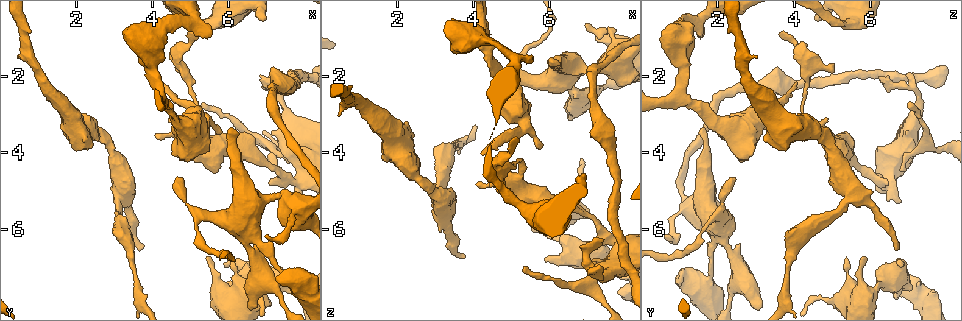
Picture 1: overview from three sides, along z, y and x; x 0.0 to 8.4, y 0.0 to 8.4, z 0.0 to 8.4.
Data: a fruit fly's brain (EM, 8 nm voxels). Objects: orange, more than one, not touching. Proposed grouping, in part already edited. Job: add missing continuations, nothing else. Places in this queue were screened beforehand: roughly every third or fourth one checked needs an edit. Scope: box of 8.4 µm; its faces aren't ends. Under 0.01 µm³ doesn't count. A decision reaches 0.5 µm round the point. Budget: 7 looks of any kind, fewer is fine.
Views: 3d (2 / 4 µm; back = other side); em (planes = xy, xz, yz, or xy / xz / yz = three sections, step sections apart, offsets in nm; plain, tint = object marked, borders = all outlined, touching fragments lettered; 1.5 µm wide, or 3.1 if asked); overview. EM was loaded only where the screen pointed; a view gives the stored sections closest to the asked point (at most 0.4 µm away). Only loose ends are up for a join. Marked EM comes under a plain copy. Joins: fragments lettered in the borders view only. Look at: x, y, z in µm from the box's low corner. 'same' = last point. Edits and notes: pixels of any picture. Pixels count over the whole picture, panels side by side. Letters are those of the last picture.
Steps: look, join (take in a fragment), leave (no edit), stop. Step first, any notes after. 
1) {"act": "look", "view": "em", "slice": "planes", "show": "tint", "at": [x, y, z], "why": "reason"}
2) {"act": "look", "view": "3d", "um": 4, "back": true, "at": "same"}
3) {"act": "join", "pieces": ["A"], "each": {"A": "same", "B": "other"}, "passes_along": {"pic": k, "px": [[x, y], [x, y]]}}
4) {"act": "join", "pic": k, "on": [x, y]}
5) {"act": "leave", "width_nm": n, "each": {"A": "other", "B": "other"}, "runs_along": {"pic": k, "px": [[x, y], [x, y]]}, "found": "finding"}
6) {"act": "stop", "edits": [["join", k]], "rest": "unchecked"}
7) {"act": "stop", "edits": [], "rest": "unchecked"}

{"act": "look", "view": "em", "slice": "planes", "show": "borders", "at": [5.05, 0.85, 3.55], "why": "free end"}

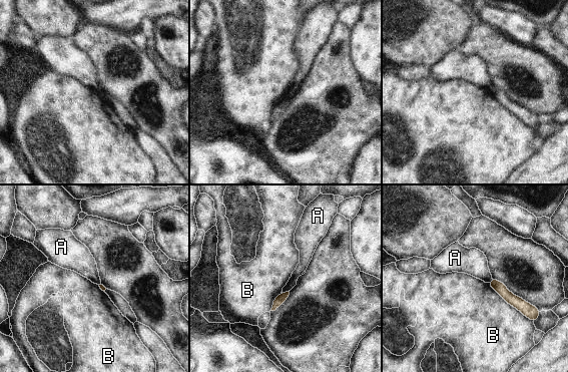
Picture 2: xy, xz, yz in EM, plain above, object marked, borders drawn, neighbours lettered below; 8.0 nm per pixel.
{"act": "leave", "each": {"A": "other", "B": "other"}, "runs_along": {"pic": 2, "px": [[492, 283], [529, 312]]}, "found": "none of them fits"}

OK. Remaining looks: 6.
{"act": "look", "view": "em", "slice": "xz", "step": 4, "show": "tint", "at": [6.00, 3.40, 1.60], "why": "an open end"}

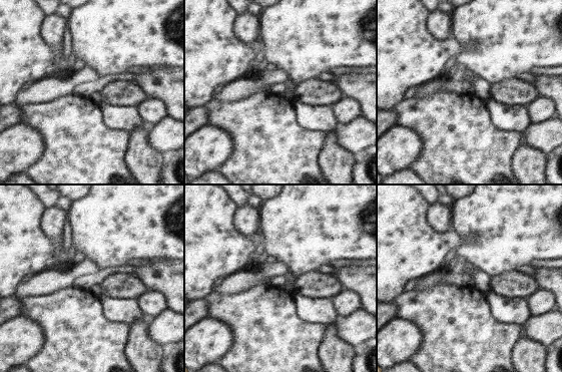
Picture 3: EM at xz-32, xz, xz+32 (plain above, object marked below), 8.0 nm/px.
{"act": "look", "view": "em", "slice": "planes", "show": "borders", "at": "same"}

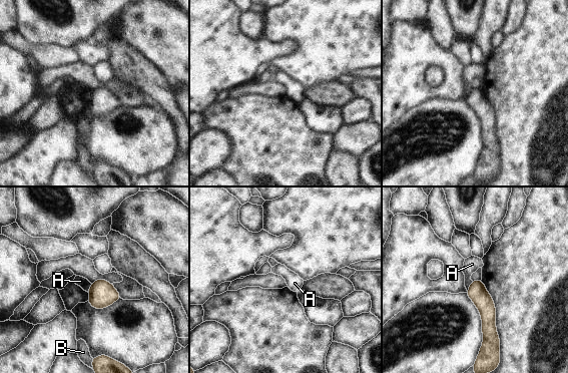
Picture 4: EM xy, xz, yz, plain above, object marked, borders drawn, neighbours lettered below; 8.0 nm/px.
{"act": "leave", "longest_contact_nm": ["A", 100], "each": {"A": "other", "B": "other"}, "found": "none of them fits"}

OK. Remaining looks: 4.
{"act": "look", "view": "3d", "um": 2, "at": [7.40, 2.05, 6.20], "why": "long arm stops here"}

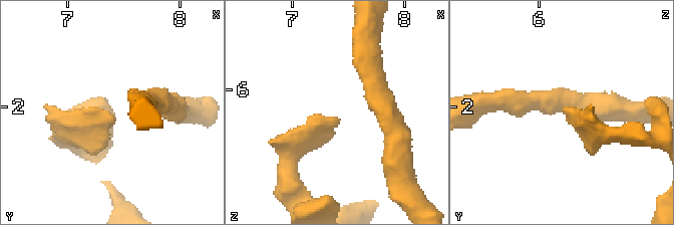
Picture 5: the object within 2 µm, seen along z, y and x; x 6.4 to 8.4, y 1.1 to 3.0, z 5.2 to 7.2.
{"act": "look", "view": "em", "slice": "planes", "show": "borders", "at": [7.42, 2.08, 6.26], "why": "need the tissue"}

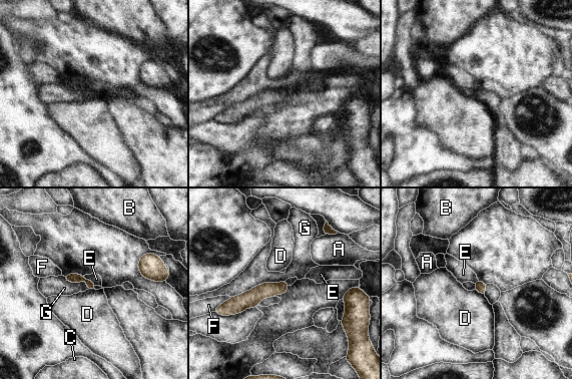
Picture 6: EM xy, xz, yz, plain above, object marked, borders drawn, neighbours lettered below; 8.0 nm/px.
{"act": "leave", "each": {"A": "other", "B": "other", "C": "other", "D": "other", "E": "other", "F": "other", "G": "other"}, "runs_along": {"pic": 6, "px": [[286, 286], [232, 302]]}, "found": "no lettered fragment goes on from it"}

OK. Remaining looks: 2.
{"act": "stop", "edits": [], "rest": "unchecked"}

